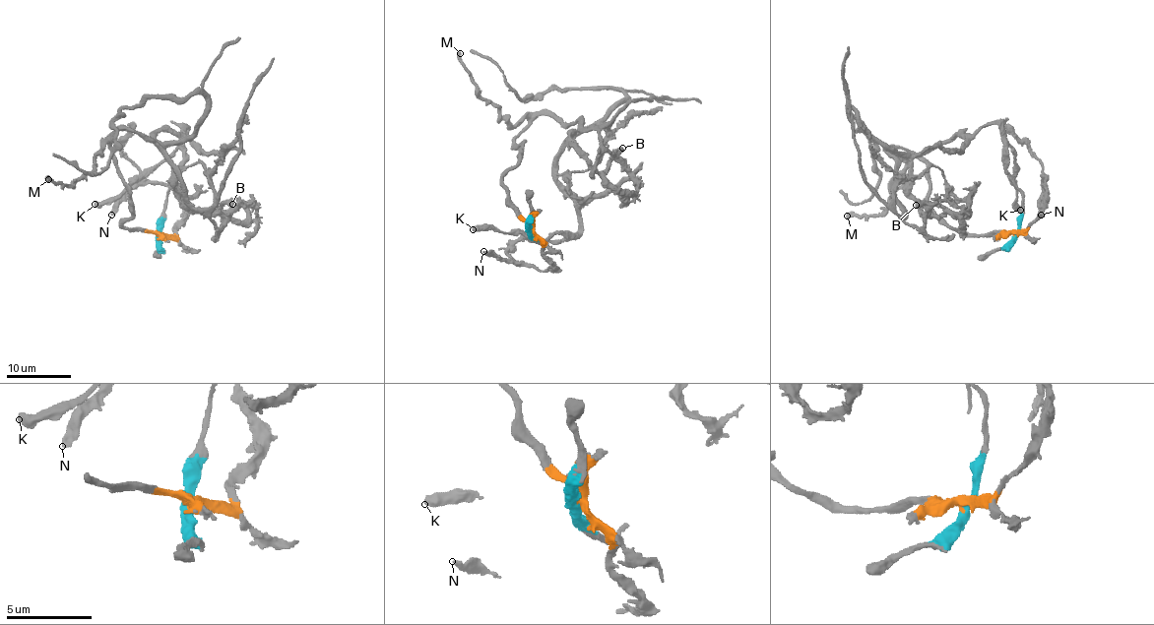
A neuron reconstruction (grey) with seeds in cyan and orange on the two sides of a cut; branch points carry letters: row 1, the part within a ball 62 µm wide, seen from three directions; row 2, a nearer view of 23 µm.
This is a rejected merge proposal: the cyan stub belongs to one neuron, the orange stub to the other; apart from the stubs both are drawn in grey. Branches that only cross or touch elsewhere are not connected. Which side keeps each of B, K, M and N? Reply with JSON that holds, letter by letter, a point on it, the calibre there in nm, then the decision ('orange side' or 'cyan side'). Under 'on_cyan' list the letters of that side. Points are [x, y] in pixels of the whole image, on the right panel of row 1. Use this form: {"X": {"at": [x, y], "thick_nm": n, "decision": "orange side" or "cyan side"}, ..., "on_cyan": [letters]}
{"B": {"at": [916, 205], "thick_nm": 550, "decision": "cyan side"}, "K": {"at": [1020, 210], "thick_nm": 550, "decision": "cyan side"}, "M": {"at": [847, 216], "thick_nm": 240, "decision": "orange side"}, "N": {"at": [1041, 215], "thick_nm": 300, "decision": "orange side"}, "on_cyan": ["B", "K"]}

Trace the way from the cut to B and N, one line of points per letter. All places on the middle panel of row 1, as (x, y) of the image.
B: (531, 230), (543, 243), (555, 233), (579, 231), (574, 197), (556, 175), (567, 135), (600, 171), (622, 148)
N: (531, 230), (553, 270), (539, 270), (515, 264), (483, 251)

